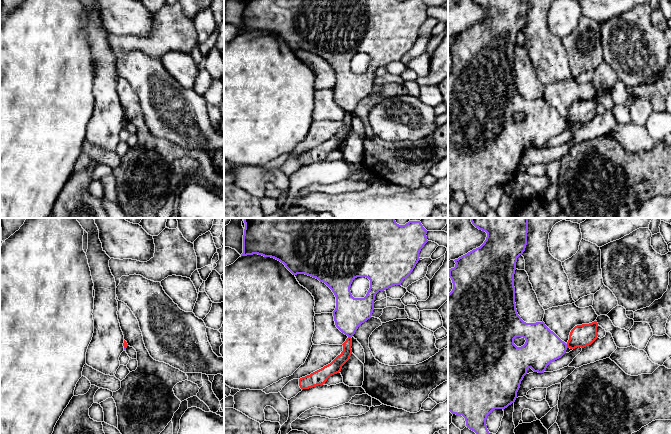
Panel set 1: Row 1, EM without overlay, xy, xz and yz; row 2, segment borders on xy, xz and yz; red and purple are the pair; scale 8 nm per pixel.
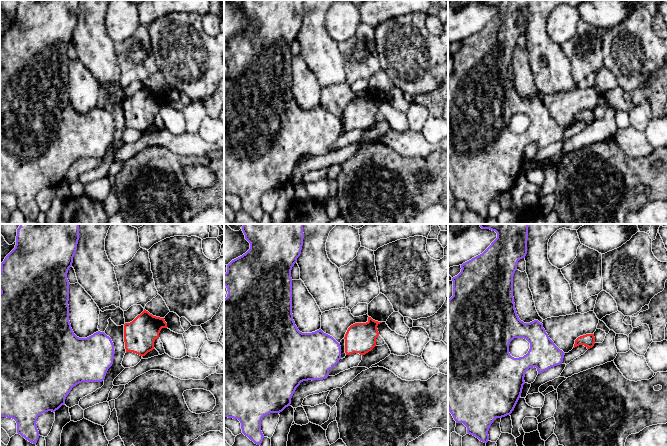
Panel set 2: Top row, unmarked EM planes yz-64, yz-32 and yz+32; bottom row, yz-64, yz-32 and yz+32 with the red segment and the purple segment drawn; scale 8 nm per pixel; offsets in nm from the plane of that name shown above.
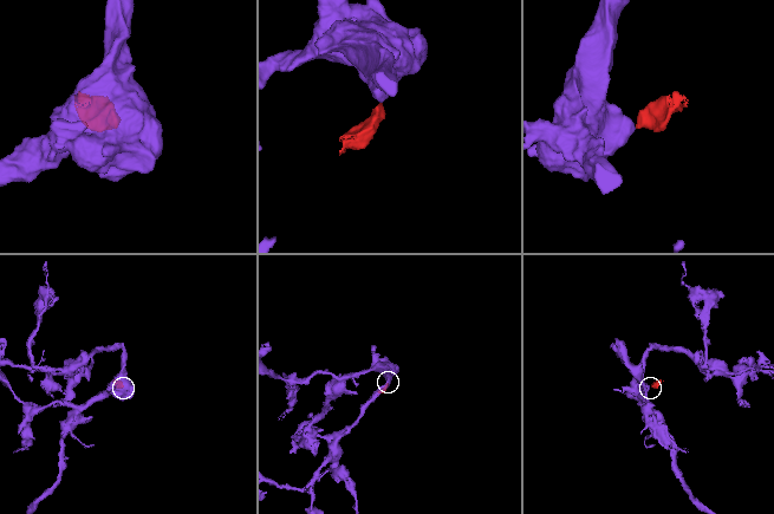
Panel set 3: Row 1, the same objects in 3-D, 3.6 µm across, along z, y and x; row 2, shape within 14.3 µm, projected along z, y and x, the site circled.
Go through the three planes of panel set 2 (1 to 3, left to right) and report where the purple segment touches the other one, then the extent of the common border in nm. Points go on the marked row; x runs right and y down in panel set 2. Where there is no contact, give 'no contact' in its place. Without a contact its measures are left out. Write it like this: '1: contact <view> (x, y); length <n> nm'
1: no contact
2: no contact
3: no contact

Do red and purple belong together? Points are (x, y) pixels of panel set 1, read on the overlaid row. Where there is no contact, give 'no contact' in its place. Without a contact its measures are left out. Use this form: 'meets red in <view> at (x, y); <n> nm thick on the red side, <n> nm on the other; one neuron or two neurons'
meets red in yz at (567, 346); 180 nm thick on the red side, 280 nm on the other; two neurons

